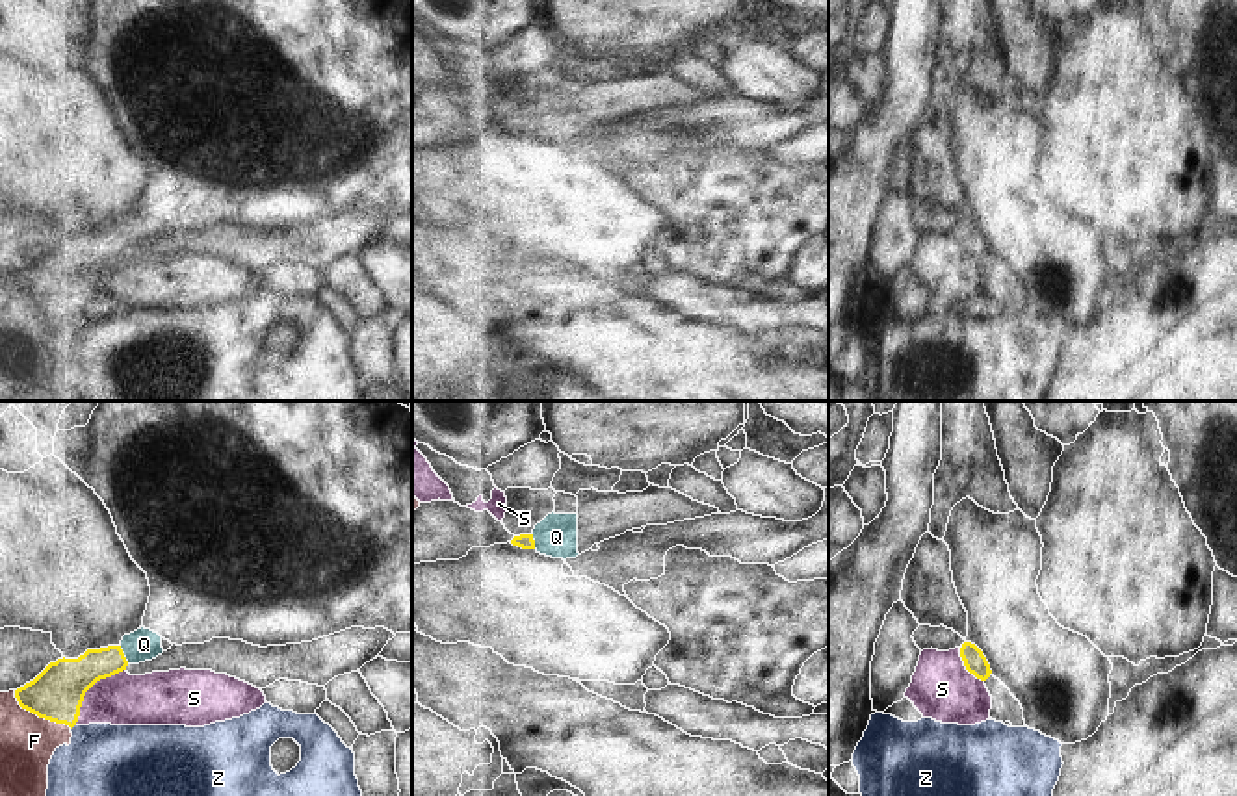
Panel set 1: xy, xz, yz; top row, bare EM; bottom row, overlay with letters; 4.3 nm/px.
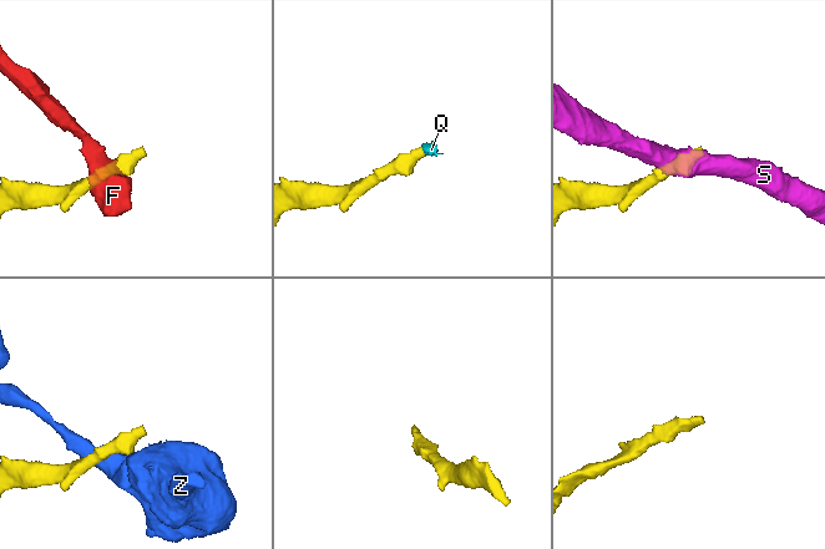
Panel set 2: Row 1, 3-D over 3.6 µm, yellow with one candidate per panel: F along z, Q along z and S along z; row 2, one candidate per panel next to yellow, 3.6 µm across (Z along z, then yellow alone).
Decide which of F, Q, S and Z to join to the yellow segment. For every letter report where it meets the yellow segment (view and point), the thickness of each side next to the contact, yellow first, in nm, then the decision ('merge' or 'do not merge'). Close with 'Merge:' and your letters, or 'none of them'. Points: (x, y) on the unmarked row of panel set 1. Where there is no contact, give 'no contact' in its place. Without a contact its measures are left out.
F: xy (39, 301) | 240/240 nm | do not merge
Q: xy (123, 240) | 180/140 nm | merge
S: xy (90, 271) | 240/220 nm | do not merge
Z: xy (73, 310) | 240/400 nm | do not merge
Merge: Q

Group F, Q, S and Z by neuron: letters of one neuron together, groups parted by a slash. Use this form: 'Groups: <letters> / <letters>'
Groups: F / Q / S / Z

